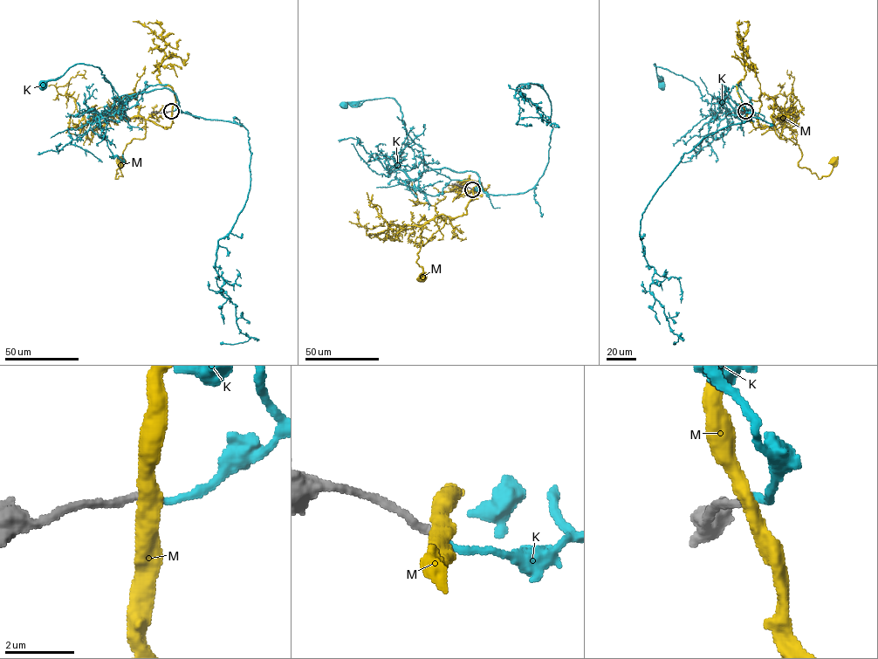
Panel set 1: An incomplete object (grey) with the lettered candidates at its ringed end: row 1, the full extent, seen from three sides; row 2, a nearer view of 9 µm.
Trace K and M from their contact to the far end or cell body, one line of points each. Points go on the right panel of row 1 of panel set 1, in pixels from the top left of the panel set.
K: (745, 111), (736, 84), (720, 103), (709, 103), (702, 99), (693, 81), (655, 64), (661, 85)
M: (745, 111), (754, 126), (771, 127), (772, 120), (779, 138), (798, 145), (798, 165), (819, 179), (833, 161)

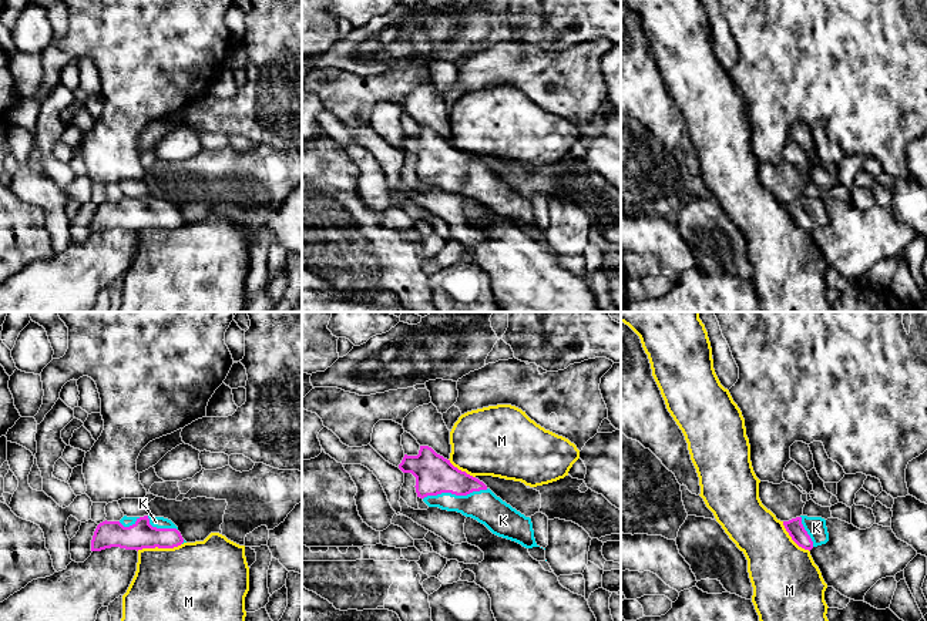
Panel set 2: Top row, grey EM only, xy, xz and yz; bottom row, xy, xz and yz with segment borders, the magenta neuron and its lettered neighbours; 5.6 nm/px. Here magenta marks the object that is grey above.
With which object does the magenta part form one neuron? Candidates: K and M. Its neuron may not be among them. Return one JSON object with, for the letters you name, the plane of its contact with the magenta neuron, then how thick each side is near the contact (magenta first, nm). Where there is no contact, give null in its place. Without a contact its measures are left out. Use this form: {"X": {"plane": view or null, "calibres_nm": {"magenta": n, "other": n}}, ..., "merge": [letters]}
{"K": {"plane": "xz", "calibres_nm": {"magenta": 220, "other": 180}}, "merge": ["K"]}

